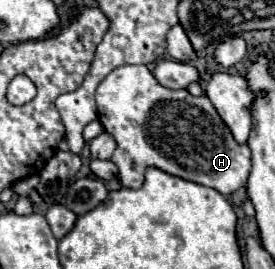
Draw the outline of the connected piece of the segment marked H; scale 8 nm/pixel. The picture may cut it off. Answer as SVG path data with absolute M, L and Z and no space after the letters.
M119 66L99 84L95 100L105 132L111 132L117 142L111 160L119 168L123 186L139 188L147 166L215 188L221 194L245 186L251 150L247 144L235 142L205 94L191 96L187 90L163 88L147 66Z

